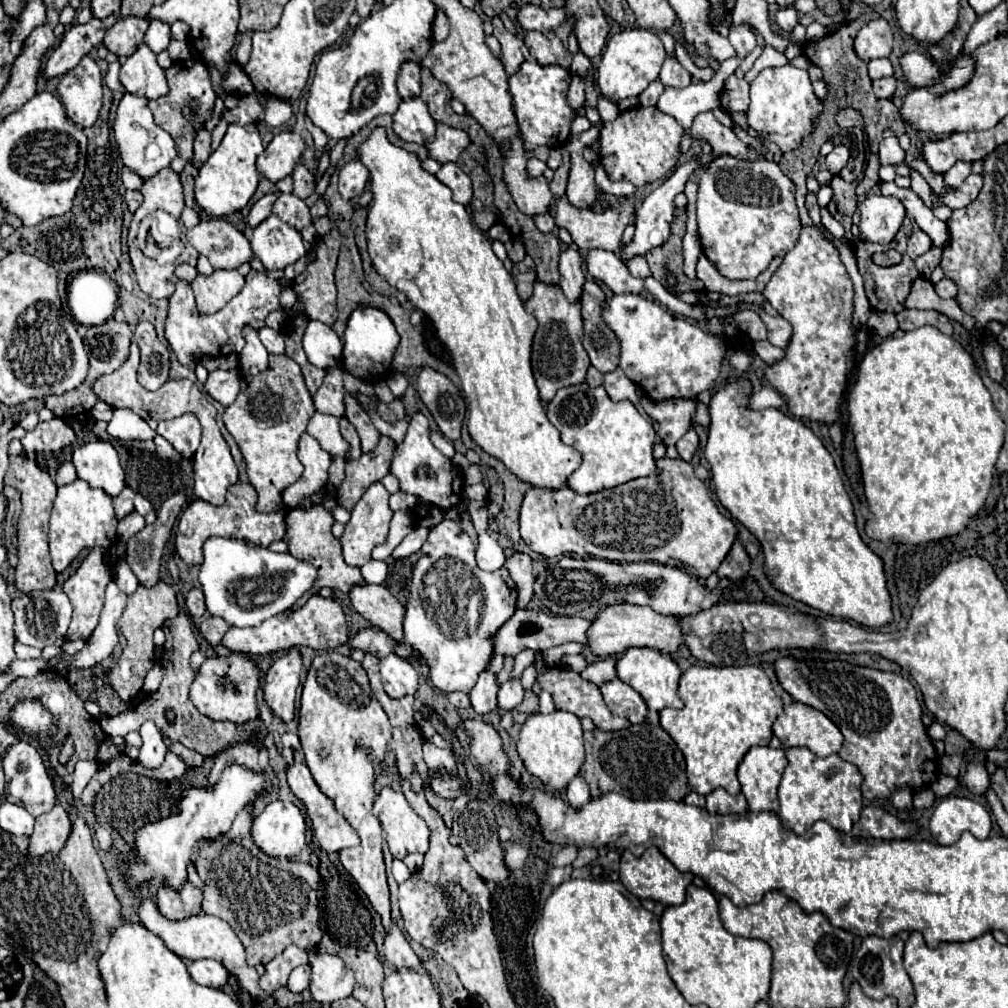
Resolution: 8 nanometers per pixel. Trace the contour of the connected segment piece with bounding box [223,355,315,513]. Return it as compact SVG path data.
M271 355L269 367L255 377L247 377L247 383L241 383L237 401L225 407L223 423L233 435L247 463L249 483L259 495L255 507L259 513L277 513L285 507L281 501L281 493L303 473L303 465L297 457L297 443L305 433L307 421L313 413L315 405L303 381L301 367L287 355Z

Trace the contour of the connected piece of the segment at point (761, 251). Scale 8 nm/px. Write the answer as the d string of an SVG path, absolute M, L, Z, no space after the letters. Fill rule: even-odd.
M721 155L699 171L697 225L701 249L723 277L757 279L773 257L783 257L799 239L795 185L767 159L747 161Z

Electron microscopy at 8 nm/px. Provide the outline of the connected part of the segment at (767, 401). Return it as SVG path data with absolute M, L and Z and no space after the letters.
M763 387L755 393L751 393L751 397L749 397L749 409L755 409L755 411L769 409L769 407L783 409L783 405L785 405L783 397L779 397L779 393L775 393L771 387Z

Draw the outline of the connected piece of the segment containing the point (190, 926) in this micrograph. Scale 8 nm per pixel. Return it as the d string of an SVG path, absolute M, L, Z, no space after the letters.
M143 899L141 905L139 905L139 917L141 917L141 923L151 931L155 933L157 937L163 939L163 943L173 951L177 953L179 957L183 959L189 959L189 961L195 961L195 959L215 959L219 963L223 963L223 967L241 979L241 985L251 993L251 996L259 1001L268 997L268 994L263 991L259 986L259 973L255 971L255 967L247 965L245 963L245 949L241 945L241 941L235 937L233 929L219 917L213 917L213 915L207 915L207 913L201 913L201 915L195 915L195 917L187 917L183 921L167 921L159 909L153 905L151 899Z

